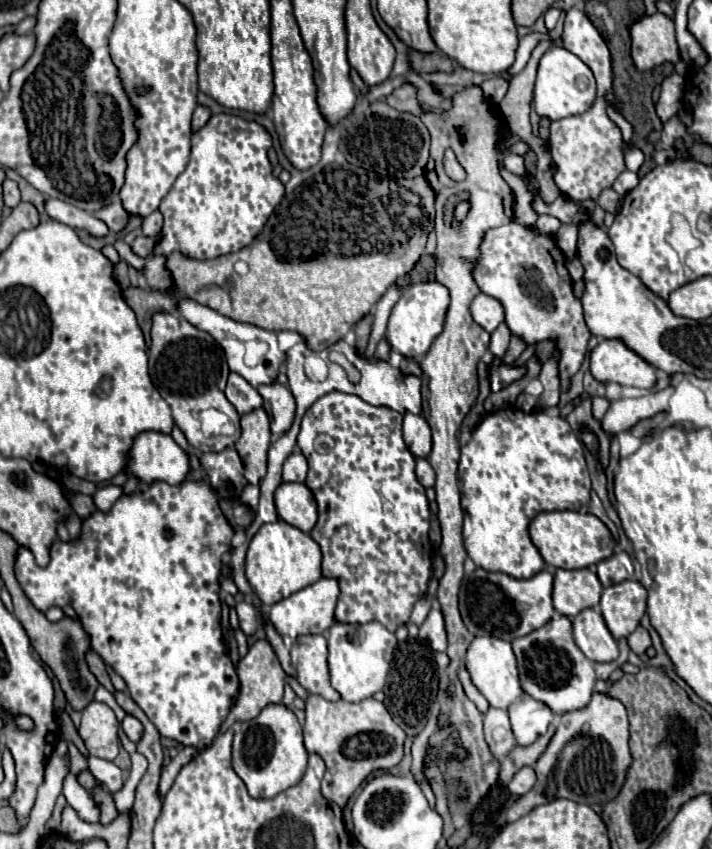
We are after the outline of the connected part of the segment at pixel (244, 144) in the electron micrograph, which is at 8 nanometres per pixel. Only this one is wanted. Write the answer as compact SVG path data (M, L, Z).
M226 112L214 114L206 122L206 126L192 134L190 162L186 170L176 178L172 190L164 196L160 204L160 212L164 216L162 232L154 238L138 236L132 244L132 252L142 258L150 258L156 254L168 256L172 252L180 252L182 256L192 260L208 260L238 252L240 248L248 246L284 196L284 184L272 174L272 164L268 160L270 146L272 136L262 124Z

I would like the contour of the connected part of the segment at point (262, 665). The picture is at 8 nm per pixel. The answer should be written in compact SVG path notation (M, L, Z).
M258 640L254 646L250 646L248 654L238 660L236 674L240 680L240 692L236 696L236 704L232 706L228 718L220 726L220 732L226 732L234 722L244 722L244 720L256 718L268 704L280 704L282 696L284 696L286 672L282 670L272 646L268 644L268 640Z

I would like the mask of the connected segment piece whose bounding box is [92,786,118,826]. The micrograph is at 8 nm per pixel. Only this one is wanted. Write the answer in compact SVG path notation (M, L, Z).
M94 786L92 790L92 796L94 800L100 804L100 810L102 810L102 816L100 816L100 824L110 824L112 820L118 818L118 810L116 810L116 804L114 804L114 798L110 792L106 792L102 786Z

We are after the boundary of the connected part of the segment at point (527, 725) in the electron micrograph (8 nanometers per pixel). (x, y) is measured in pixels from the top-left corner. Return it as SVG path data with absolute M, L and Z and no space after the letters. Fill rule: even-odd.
M524 698L508 708L512 730L516 736L516 744L526 746L532 744L540 734L544 734L554 720L554 712L540 700Z

